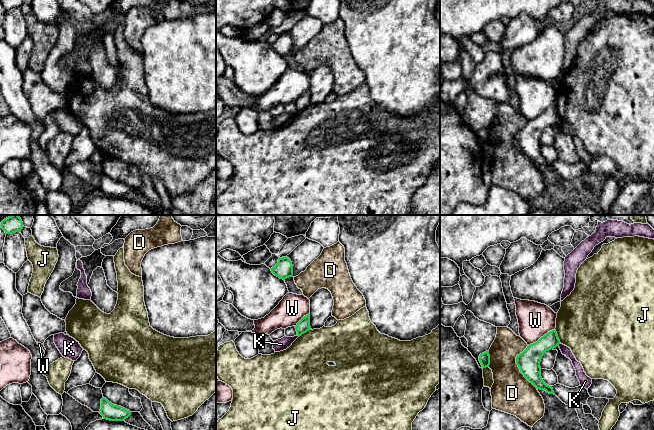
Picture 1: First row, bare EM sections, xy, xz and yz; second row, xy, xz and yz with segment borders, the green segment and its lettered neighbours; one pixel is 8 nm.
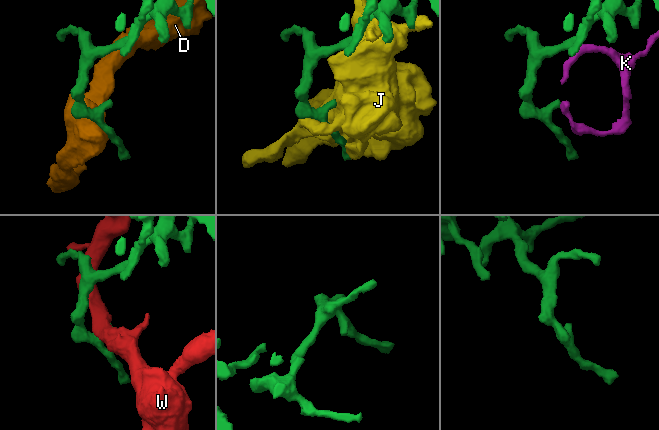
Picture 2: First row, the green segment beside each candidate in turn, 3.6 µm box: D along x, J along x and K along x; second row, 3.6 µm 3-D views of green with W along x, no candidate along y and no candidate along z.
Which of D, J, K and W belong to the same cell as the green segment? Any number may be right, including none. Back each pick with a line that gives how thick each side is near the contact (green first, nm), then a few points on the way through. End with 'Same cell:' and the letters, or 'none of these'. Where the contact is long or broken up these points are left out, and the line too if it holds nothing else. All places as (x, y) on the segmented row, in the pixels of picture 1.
Same cell: none of these

